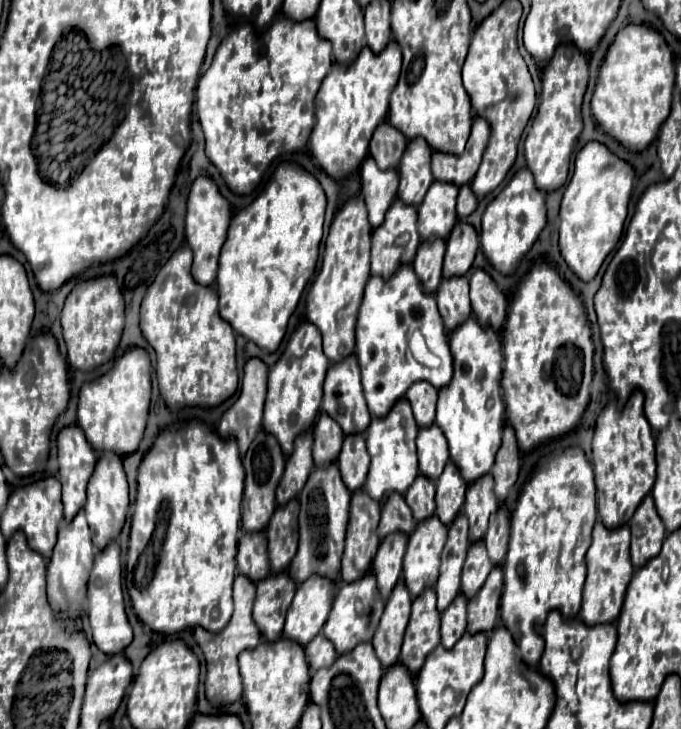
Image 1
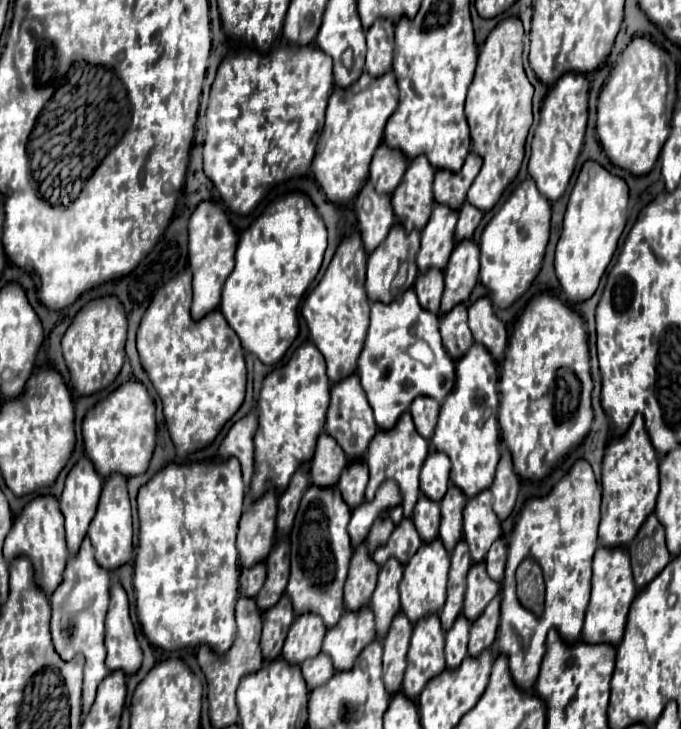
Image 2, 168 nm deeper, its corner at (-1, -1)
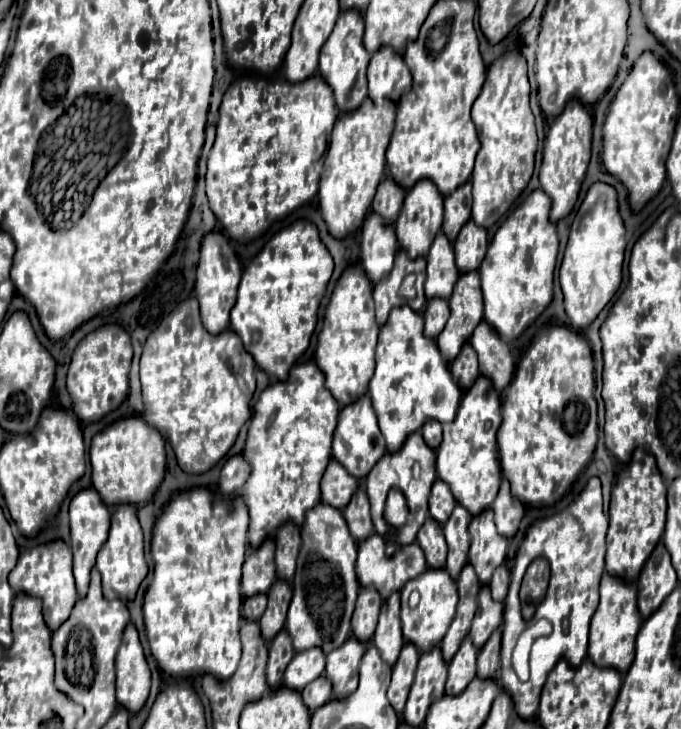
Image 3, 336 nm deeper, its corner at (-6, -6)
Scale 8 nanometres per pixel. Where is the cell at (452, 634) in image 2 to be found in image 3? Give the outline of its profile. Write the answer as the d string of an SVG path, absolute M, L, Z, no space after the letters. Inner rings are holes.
M465 638L459 652L449 662L449 678L445 690L449 696L459 696L467 688L467 684L475 678L475 660L477 660L477 650L471 644L471 640Z

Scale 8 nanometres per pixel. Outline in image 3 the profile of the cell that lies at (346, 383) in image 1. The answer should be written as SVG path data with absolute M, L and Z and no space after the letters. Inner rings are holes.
M363 396L355 404L345 406L339 414L339 424L333 436L333 460L337 460L357 480L363 480L371 472L371 468L381 460L383 454L385 454L385 442L377 426L371 400L369 396Z

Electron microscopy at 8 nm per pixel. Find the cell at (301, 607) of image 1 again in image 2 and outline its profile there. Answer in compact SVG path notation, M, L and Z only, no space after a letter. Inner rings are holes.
M302 613L294 617L288 637L284 641L282 657L288 663L302 663L304 659L318 655L324 633L326 625L316 613Z

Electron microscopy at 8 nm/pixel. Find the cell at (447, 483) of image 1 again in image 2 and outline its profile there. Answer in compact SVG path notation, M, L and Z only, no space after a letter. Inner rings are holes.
M450 485L446 495L440 501L442 521L440 521L440 539L446 547L446 551L454 549L454 545L462 537L462 509L466 505L466 495L456 487Z

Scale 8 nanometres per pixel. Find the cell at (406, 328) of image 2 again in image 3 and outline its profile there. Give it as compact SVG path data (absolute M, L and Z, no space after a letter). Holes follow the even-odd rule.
M409 306L395 308L379 332L377 368L369 382L369 398L379 420L379 428L387 440L387 452L399 452L407 434L417 432L427 420L441 424L455 418L461 390L451 378L437 342L423 334L423 316Z

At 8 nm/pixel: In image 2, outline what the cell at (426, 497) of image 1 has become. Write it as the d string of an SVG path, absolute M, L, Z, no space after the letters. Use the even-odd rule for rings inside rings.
M420 495L414 507L412 521L424 541L432 541L438 535L438 525L440 525L440 505L426 495Z

